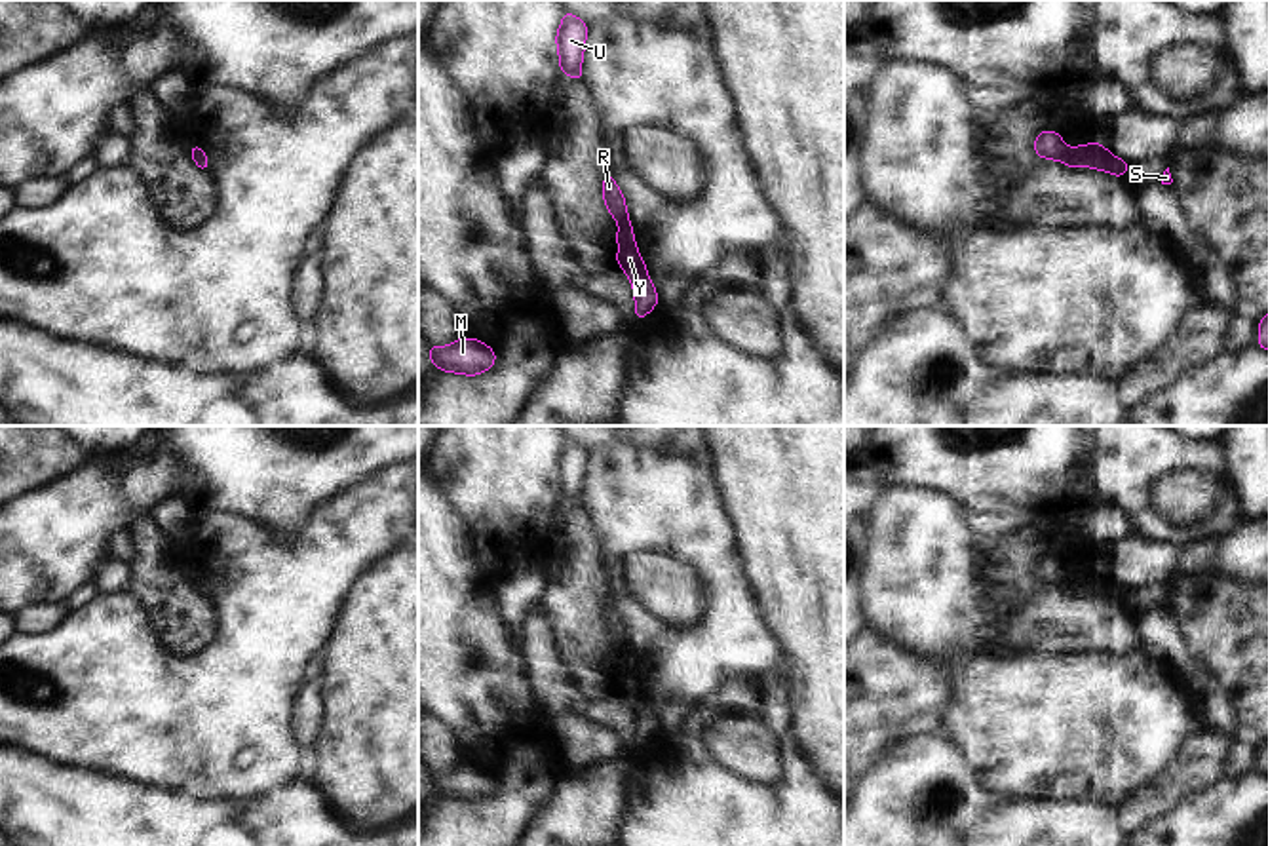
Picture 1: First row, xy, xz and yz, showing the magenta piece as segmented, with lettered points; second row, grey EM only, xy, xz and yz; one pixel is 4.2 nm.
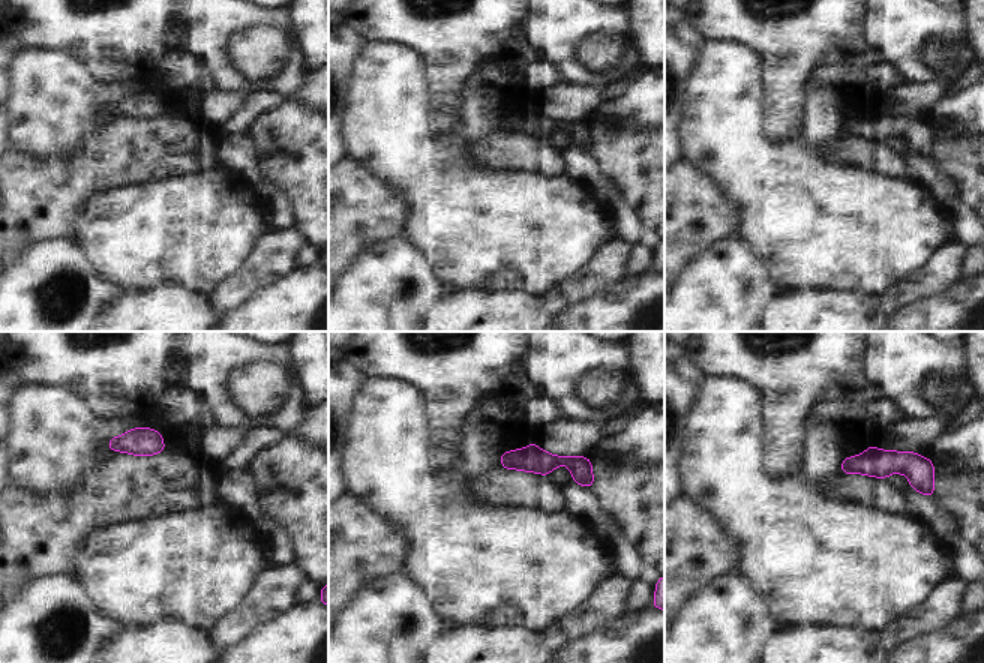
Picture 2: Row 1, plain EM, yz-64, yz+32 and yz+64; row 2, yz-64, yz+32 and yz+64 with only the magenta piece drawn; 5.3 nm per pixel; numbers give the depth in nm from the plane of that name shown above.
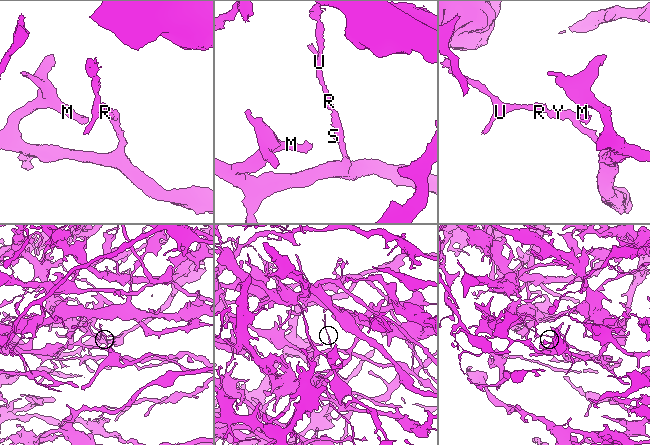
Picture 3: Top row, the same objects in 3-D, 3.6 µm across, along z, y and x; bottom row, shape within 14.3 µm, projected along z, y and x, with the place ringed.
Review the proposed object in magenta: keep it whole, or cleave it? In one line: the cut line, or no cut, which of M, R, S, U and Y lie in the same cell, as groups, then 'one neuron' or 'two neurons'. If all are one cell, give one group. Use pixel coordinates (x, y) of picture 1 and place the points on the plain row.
cut yz (1069, 576), (1061, 586); groups M S Y / R U; two neurons

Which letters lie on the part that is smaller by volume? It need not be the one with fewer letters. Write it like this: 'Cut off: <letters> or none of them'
Cut off: R, U.

